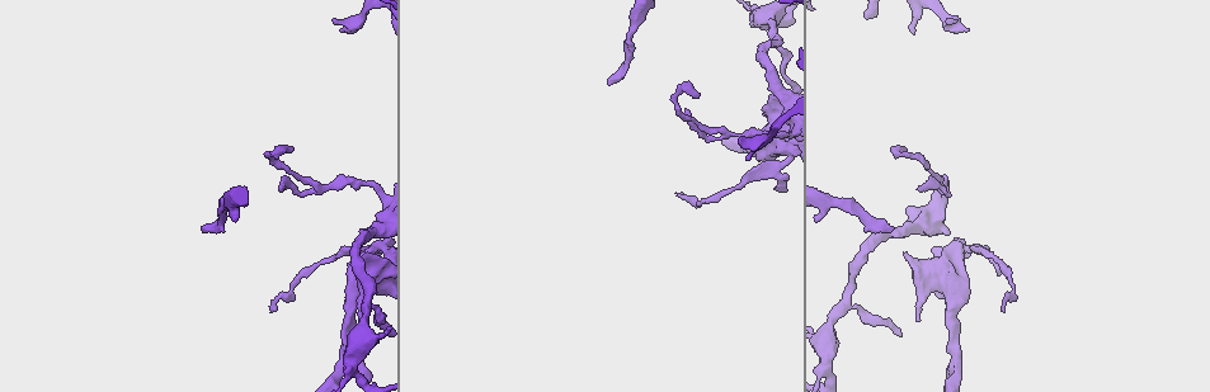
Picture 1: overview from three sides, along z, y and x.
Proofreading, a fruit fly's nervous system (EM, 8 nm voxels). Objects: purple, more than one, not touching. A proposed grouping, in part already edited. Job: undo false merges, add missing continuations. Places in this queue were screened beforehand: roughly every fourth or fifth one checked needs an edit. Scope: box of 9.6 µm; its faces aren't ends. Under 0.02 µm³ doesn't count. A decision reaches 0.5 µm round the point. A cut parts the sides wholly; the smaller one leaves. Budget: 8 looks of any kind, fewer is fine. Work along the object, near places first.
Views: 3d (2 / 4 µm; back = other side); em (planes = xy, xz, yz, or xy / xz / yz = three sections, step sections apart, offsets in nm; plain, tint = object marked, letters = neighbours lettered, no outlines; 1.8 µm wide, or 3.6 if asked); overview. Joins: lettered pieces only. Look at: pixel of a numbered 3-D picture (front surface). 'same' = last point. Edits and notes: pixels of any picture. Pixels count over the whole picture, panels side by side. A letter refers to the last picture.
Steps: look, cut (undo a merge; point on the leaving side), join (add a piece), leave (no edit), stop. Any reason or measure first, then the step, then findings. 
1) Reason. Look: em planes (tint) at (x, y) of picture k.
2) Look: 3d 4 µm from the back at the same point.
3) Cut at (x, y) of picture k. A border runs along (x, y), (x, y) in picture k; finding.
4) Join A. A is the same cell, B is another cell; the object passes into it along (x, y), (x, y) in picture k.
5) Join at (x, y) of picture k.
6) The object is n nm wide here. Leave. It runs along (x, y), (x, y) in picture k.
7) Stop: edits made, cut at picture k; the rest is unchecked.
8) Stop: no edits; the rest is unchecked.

Branch stops here. Look: em planes (letters) at (780, 186) of picture 1.

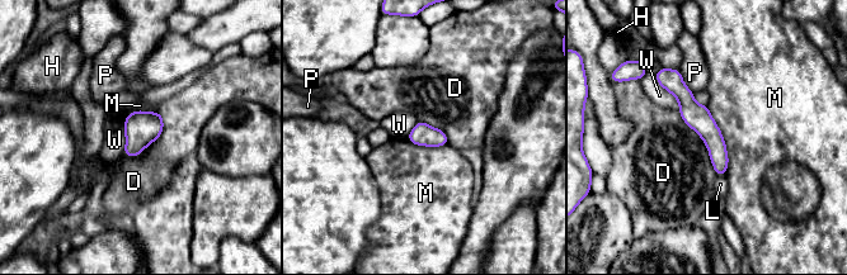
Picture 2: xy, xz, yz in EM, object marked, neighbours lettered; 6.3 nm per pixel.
Leave. D, H, L, M, P and W are other cells; it runs along (660, 75), (711, 134), (721, 172) in picture 2; no lettered piece goes on from it.

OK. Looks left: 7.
Free end. Look: em planes (letters) at (369, 378) of picture 1.

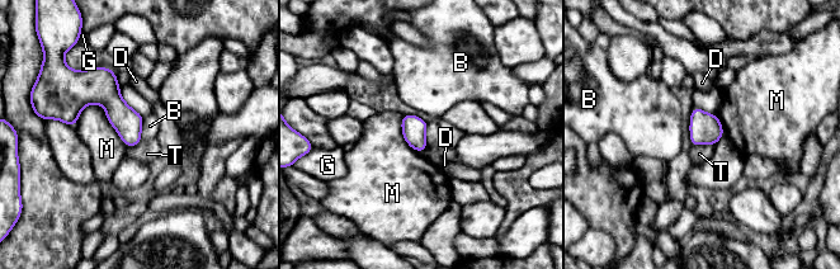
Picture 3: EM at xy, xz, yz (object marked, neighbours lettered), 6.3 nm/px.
The object is 150 nm wide here. Leave. B, D, G, M and T are other cells; none of them fits.

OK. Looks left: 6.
Free end. Look: em planes (letters) at (901, 148) of picture 1.

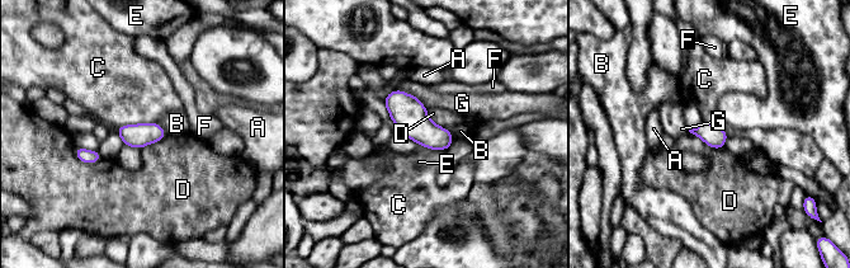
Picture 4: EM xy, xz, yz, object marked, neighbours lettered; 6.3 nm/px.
Leave. A, B, C, D, E, F and G are other cells; a border runs along (156, 122), (128, 123), (117, 127) in picture 4; no lettered piece goes on from it.

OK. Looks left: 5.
Stop: no edits; the rest is unchecked.

